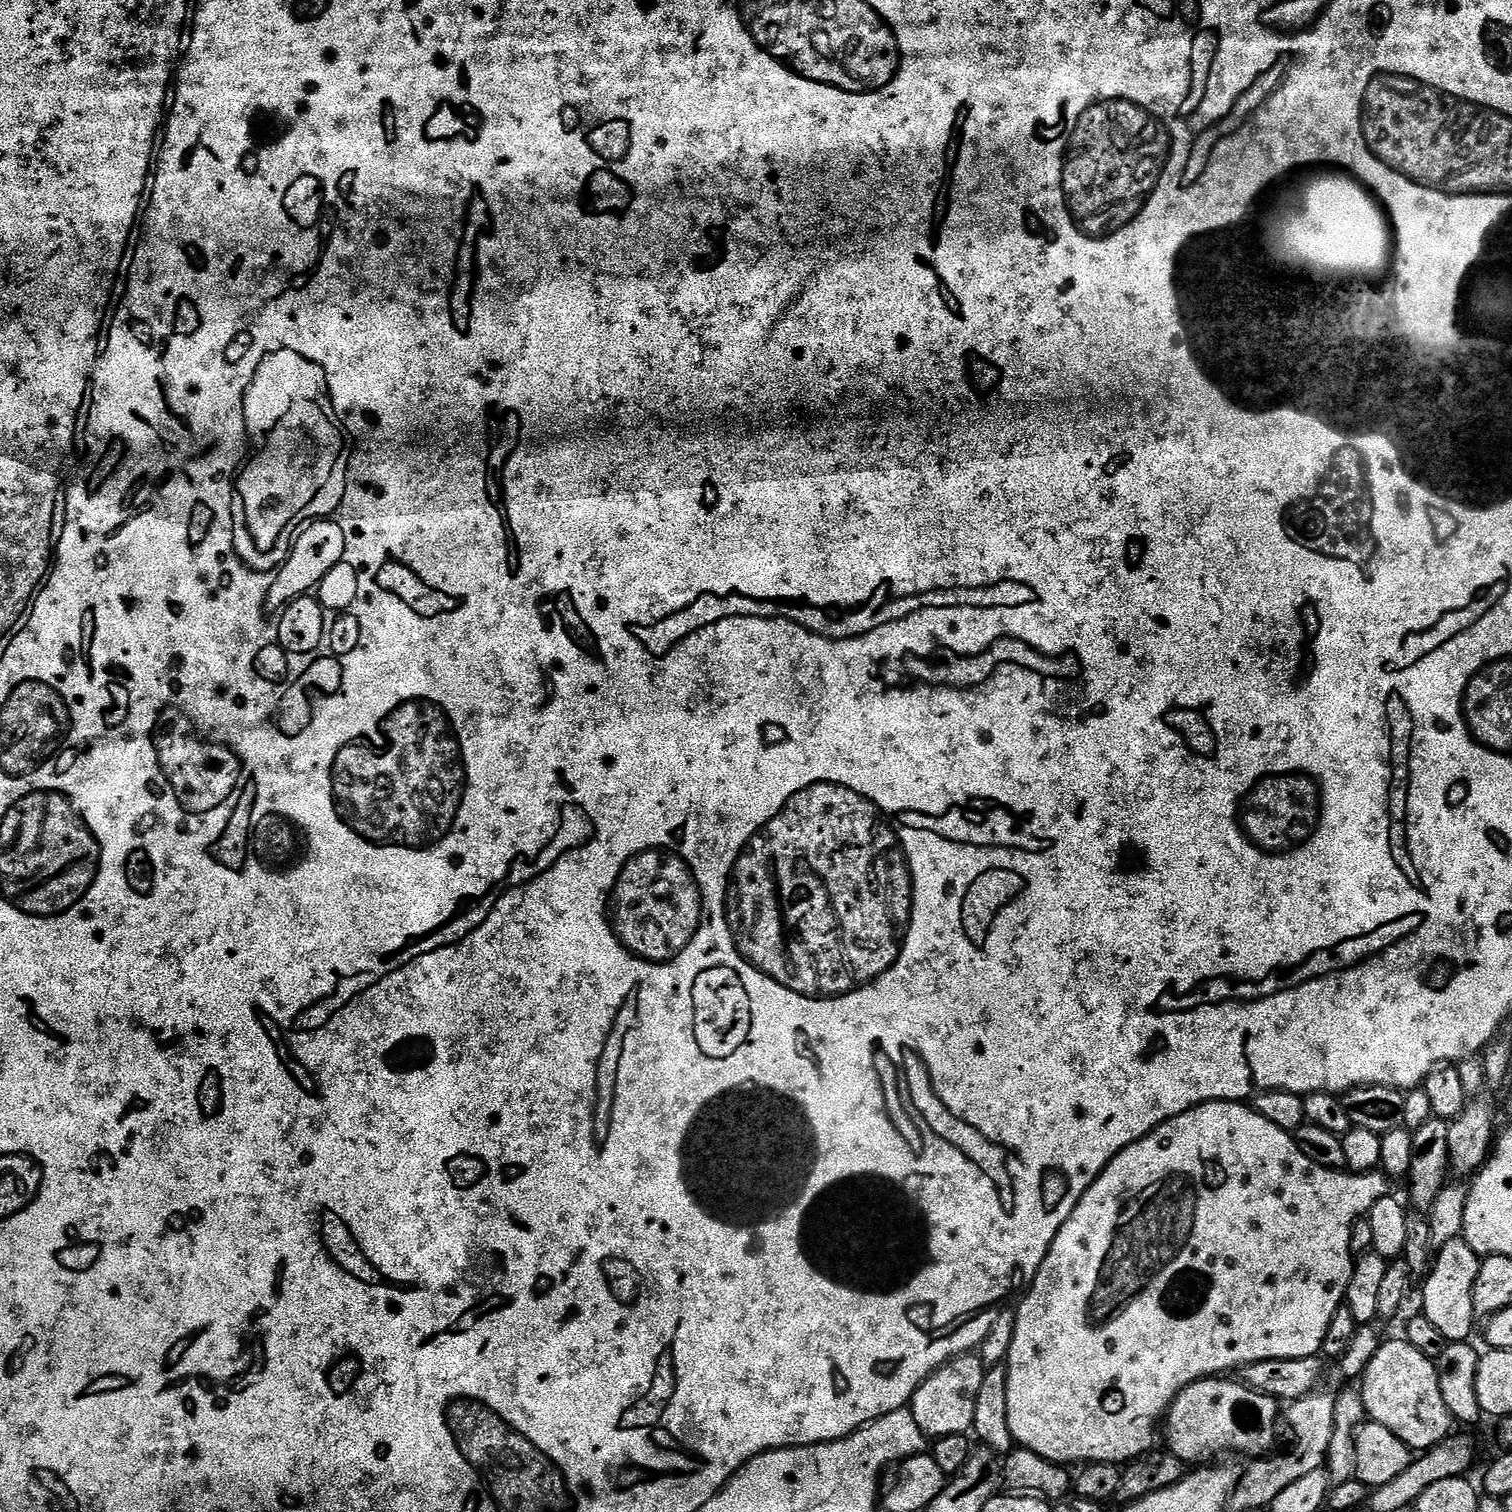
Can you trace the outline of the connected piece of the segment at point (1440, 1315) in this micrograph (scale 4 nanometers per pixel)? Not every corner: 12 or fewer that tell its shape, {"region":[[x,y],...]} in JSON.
{"region":[[1464,1239],[1439,1245],[1422,1315],[1449,1342],[1478,1320],[1482,1260]]}

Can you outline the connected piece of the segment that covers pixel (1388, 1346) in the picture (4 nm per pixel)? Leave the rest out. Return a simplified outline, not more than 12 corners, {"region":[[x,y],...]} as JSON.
{"region":[[1385,1339],[1358,1391],[1413,1453],[1453,1435],[1436,1361]]}

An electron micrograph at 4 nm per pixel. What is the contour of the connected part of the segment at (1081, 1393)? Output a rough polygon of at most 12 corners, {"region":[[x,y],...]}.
{"region":[[1231,1100],[1123,1148],[1015,1309],[1013,1441],[1157,1447],[1316,1356],[1379,1170]]}

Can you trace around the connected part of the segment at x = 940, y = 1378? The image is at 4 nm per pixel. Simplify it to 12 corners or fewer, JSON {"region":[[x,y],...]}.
{"region":[[983,1360],[937,1368],[910,1401],[929,1438],[972,1432]]}

